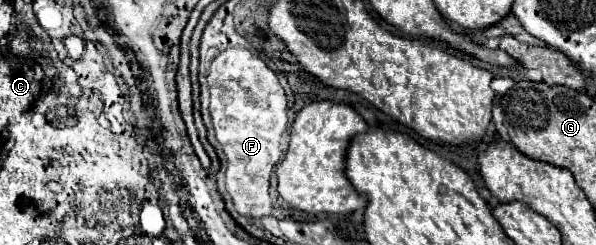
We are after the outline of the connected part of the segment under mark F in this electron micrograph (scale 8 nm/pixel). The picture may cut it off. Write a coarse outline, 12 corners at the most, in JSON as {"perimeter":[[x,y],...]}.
{"perimeter":[[247,48],[211,62],[209,112],[239,214],[273,212],[287,96]]}

